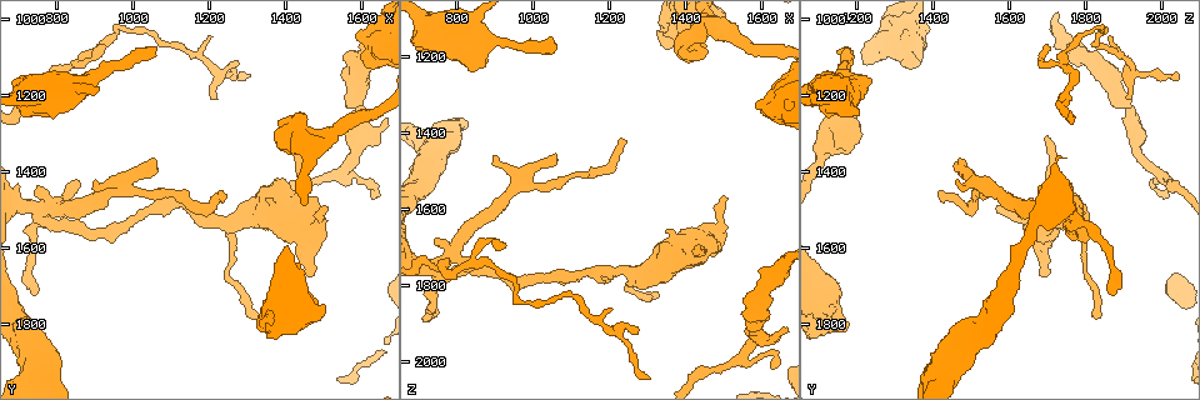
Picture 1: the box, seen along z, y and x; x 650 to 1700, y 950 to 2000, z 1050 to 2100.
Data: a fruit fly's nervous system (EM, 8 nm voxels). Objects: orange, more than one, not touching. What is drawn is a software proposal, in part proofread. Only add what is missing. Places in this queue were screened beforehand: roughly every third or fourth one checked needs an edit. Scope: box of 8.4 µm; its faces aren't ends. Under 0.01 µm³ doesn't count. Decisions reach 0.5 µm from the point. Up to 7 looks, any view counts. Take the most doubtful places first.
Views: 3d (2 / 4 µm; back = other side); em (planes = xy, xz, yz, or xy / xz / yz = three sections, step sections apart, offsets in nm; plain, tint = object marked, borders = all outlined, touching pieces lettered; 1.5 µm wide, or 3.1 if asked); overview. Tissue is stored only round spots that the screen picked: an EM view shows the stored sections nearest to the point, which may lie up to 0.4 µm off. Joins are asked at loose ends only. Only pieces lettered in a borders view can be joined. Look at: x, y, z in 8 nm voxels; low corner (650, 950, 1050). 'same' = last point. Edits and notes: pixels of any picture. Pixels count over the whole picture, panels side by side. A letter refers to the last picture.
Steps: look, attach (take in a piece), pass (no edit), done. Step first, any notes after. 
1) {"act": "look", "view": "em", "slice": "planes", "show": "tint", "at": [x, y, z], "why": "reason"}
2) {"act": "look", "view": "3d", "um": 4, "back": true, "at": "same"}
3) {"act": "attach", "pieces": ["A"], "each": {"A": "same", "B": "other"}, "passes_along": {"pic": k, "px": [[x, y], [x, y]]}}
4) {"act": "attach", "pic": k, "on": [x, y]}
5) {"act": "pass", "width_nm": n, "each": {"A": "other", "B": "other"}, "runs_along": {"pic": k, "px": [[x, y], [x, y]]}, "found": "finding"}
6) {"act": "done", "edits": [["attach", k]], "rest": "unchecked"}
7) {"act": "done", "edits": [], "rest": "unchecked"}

{"act": "look", "view": "em", "slice": "planes", "show": "borders", "at": [1065, 1080, 1175], "why": "free end"}

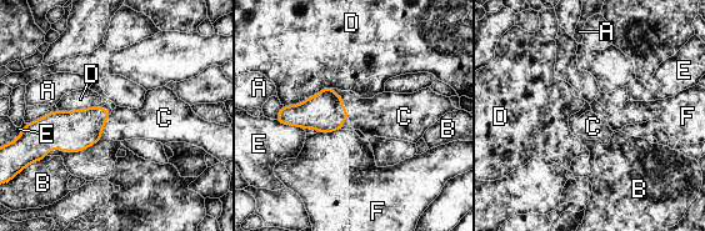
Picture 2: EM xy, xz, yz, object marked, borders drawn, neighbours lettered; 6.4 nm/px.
{"act": "attach", "pieces": ["C"], "each": {"A": "other", "B": "other", "C": "same", "D": "other", "E": "other", "F": "other"}, "found": "the neuron continues"}

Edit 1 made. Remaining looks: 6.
{"act": "look", "view": "em", "slice": "planes", "show": "borders", "at": [895, 1430, 1465], "why": "branch stops here"}

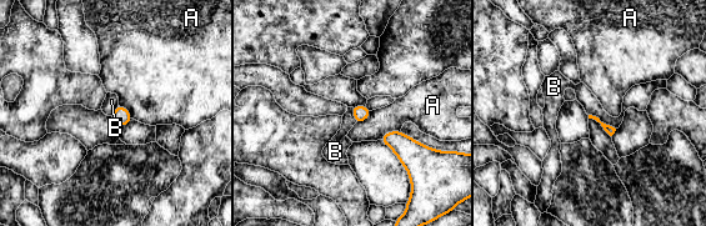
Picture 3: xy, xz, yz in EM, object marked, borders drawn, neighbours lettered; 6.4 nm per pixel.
{"act": "pass", "each": {"A": "other", "B": "other"}, "found": "no lettered piece goes on from it"}

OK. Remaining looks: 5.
{"act": "look", "view": "3d", "um": 4, "at": [1310, 1145, 2050], "why": "an open end"}

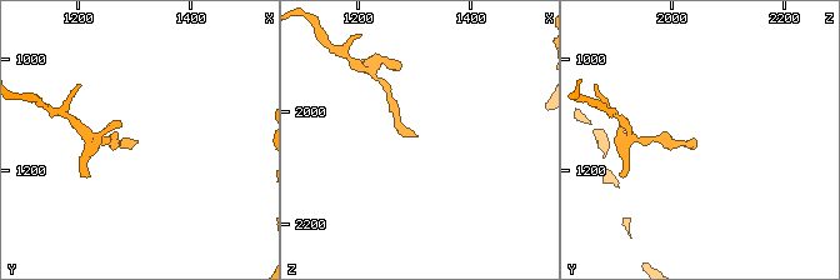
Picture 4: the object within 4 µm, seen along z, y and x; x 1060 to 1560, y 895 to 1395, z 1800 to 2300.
{"act": "look", "view": "em", "slice": "yz", "step": 4, "show": "tint", "at": [1305, 1150, 2045], "why": "now the EM"}

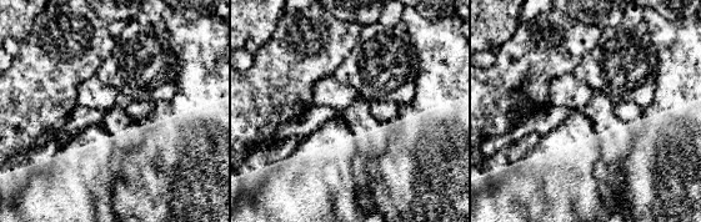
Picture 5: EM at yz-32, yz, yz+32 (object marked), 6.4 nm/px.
{"act": "look", "view": "em", "slice": "planes", "show": "borders", "at": "same", "why": "cut it another way"}

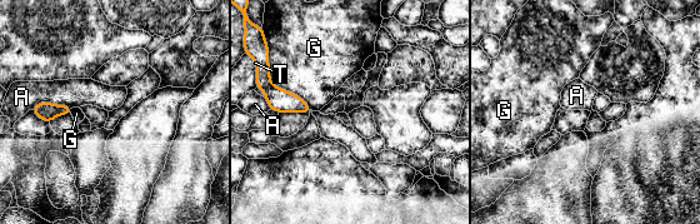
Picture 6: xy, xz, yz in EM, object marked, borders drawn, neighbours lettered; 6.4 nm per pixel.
{"act": "pass", "each": {"A": "other", "G": "other", "T": "other"}, "border": {"pic": 6, "px": [[264, 36], [269, 79], [313, 110]]}, "found": "none of them fits"}

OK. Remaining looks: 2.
{"act": "done", "edits": [["attach", 2]], "rest": "unchecked"}

